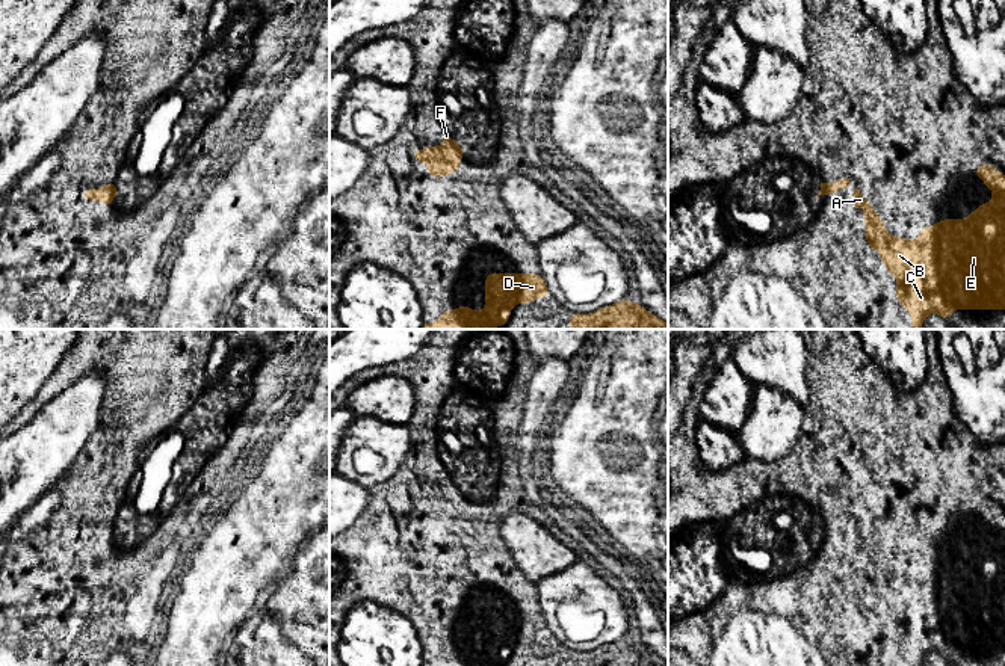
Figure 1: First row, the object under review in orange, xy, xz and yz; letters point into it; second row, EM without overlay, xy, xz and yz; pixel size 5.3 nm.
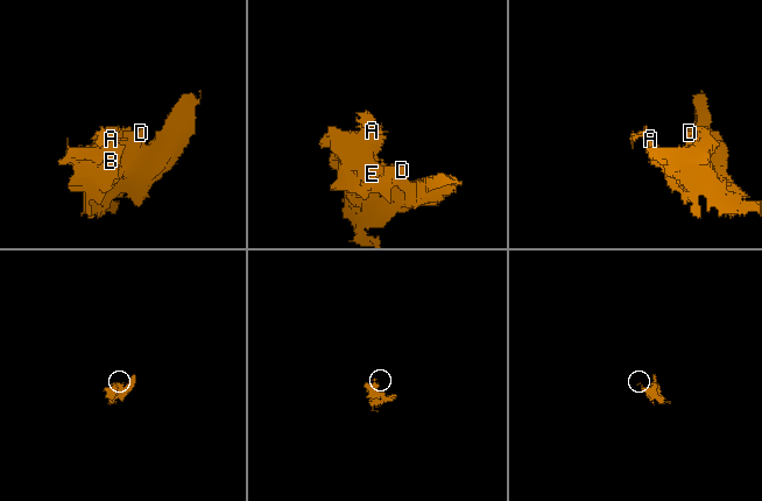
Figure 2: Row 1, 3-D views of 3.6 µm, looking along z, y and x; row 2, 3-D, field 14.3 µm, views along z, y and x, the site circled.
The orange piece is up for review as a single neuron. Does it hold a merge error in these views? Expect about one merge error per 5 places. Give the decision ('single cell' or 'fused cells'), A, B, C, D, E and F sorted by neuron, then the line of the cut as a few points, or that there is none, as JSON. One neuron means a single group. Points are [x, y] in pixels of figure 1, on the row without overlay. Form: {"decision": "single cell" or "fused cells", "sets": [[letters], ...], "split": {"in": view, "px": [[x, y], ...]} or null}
{"decision": "single cell", "sets": [["A", "B", "C", "D", "E", "F"]], "split": null}

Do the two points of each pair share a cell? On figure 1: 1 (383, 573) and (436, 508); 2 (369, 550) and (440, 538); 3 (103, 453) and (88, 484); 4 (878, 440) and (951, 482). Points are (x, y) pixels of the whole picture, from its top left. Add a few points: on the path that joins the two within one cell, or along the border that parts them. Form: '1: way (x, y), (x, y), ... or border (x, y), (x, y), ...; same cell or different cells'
1: way (408, 573), (419, 573), (432, 559), (436, 533); same cell
2: way (390, 571), (420, 571), (432, 556); same cell
3: way (103, 461), (103, 468), (95, 476); same cell
4: way (896, 458), (924, 482), (933, 482); same cell

